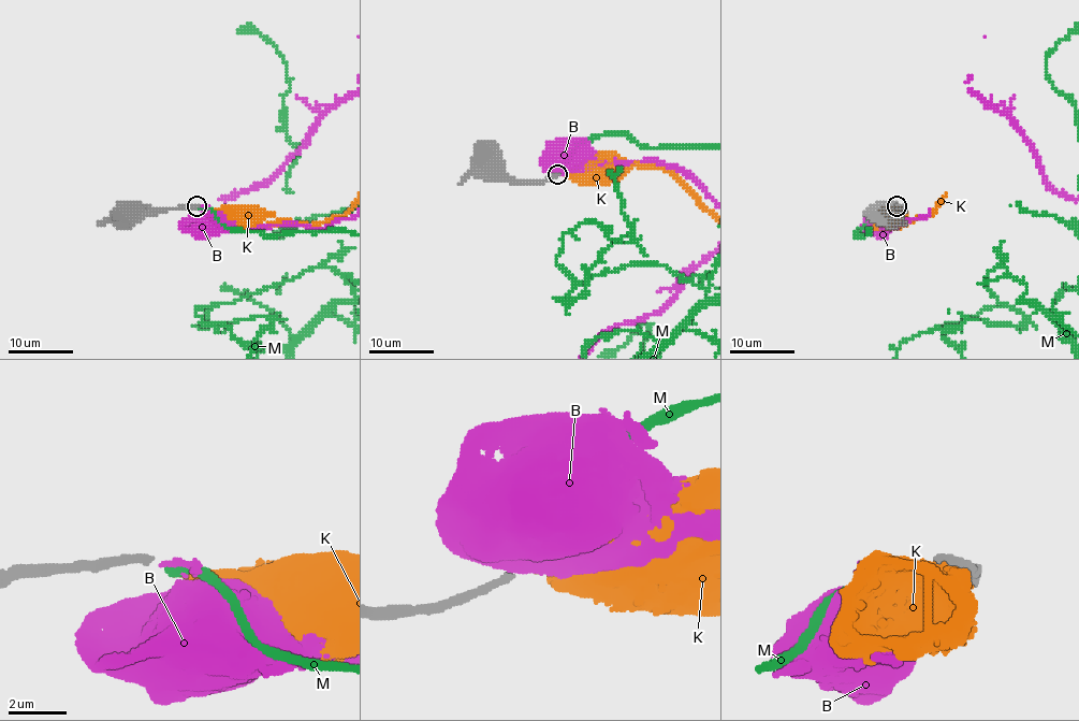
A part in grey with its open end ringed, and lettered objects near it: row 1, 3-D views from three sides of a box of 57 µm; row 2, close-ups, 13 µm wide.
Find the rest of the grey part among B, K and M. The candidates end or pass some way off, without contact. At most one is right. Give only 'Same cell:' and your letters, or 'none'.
Same cell: M

